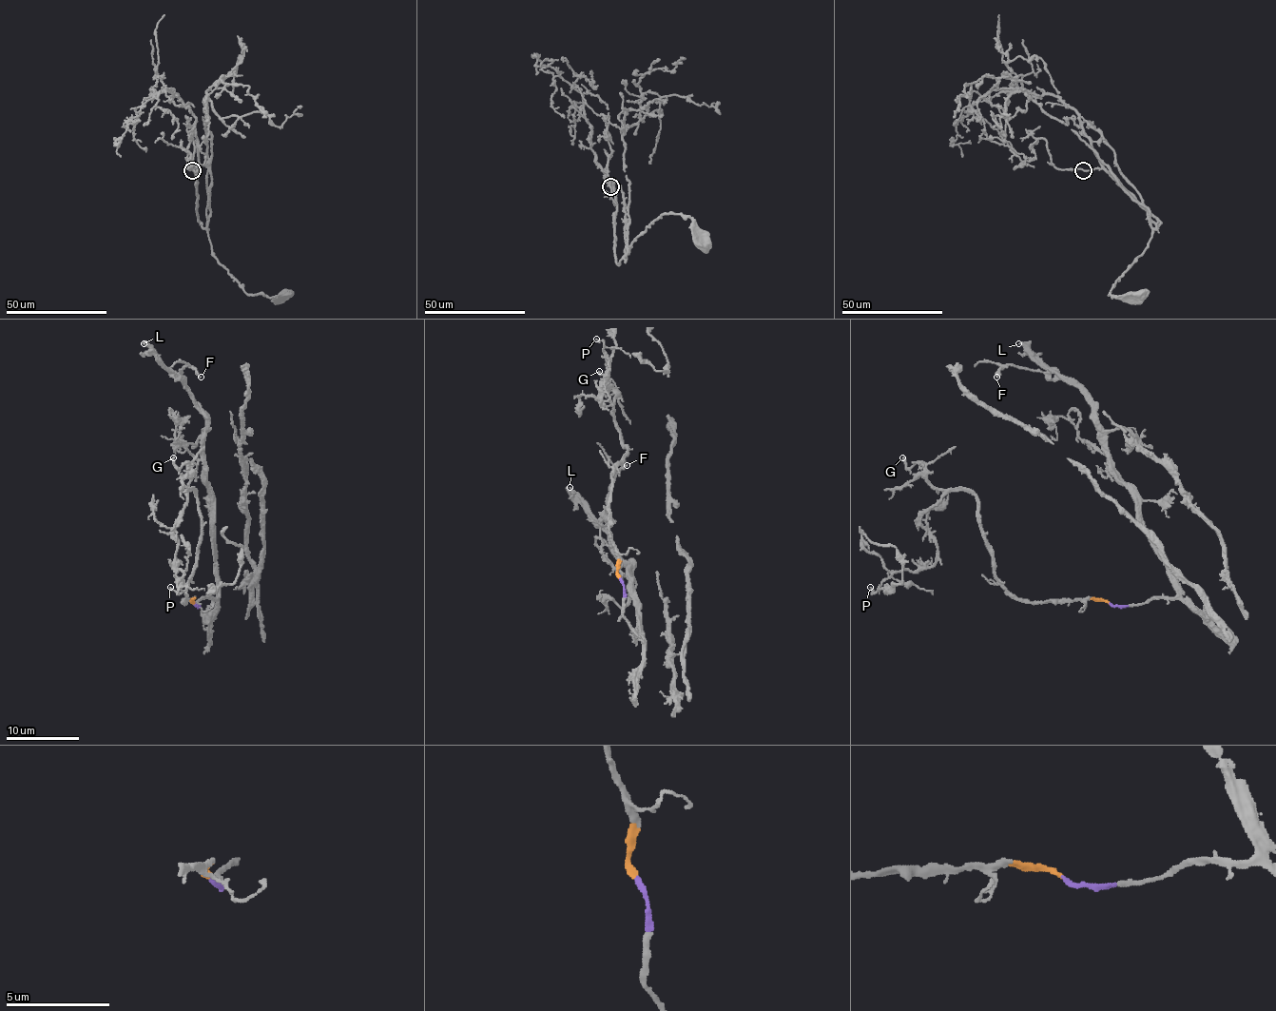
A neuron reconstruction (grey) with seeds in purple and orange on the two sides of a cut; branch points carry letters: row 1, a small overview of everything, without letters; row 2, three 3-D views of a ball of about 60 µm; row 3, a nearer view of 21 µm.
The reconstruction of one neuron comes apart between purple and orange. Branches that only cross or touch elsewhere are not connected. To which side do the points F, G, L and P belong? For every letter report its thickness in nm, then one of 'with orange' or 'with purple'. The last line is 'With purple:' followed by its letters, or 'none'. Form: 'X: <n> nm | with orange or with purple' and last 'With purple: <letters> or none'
F: 280 nm | with purple
G: 220 nm | with orange
L: 380 nm | with purple
P: 140 nm | with orange
With purple: F, L

